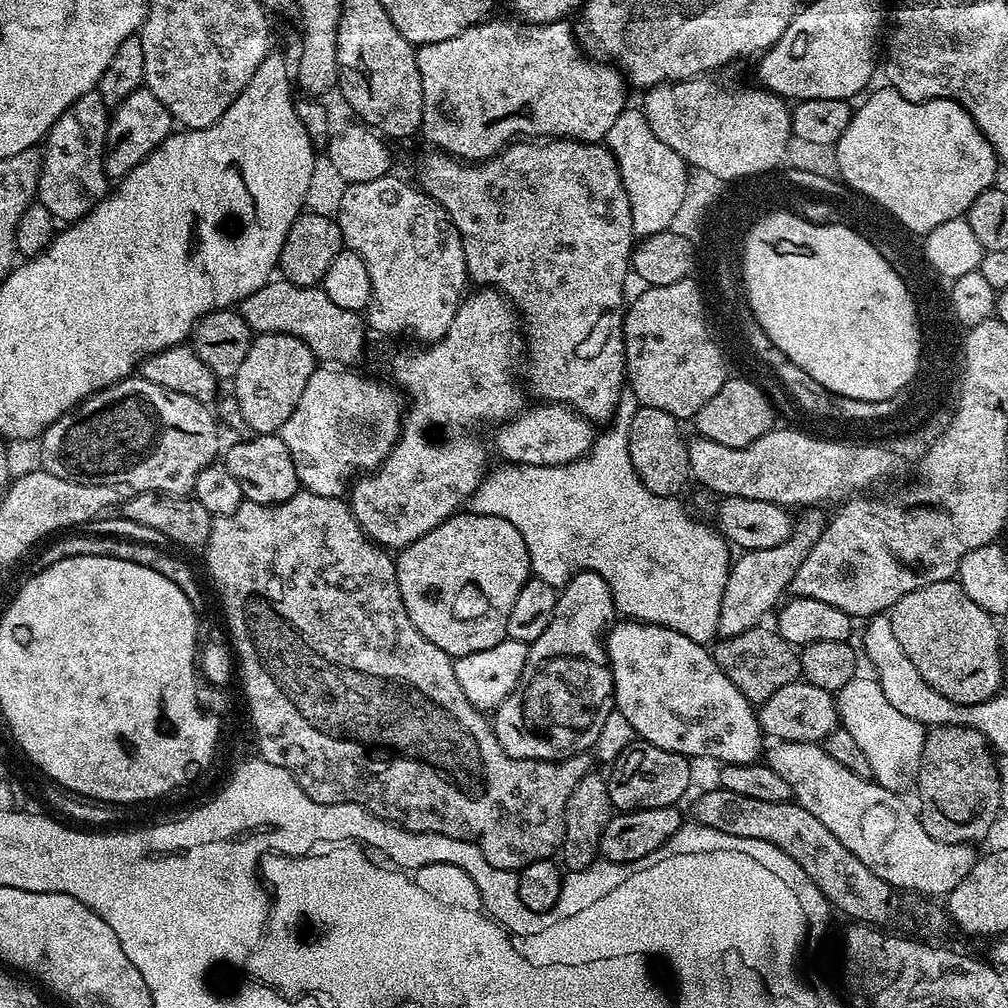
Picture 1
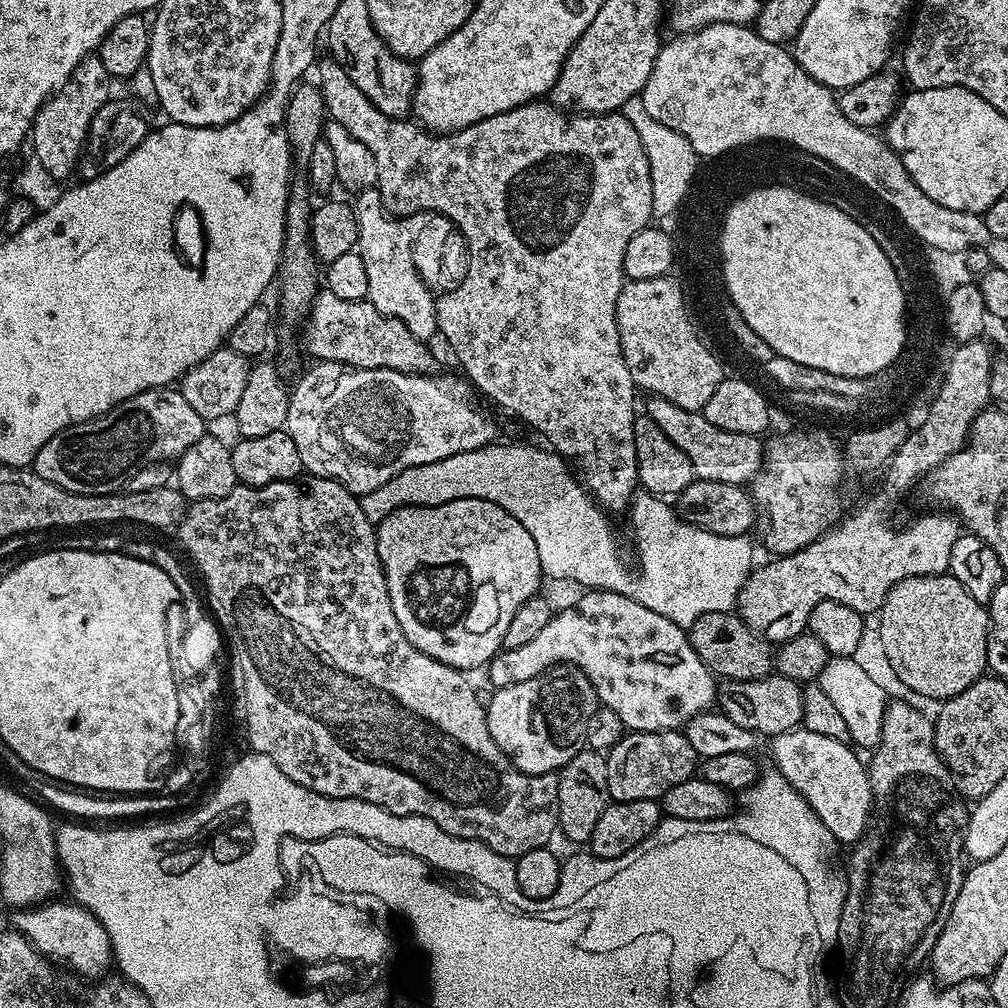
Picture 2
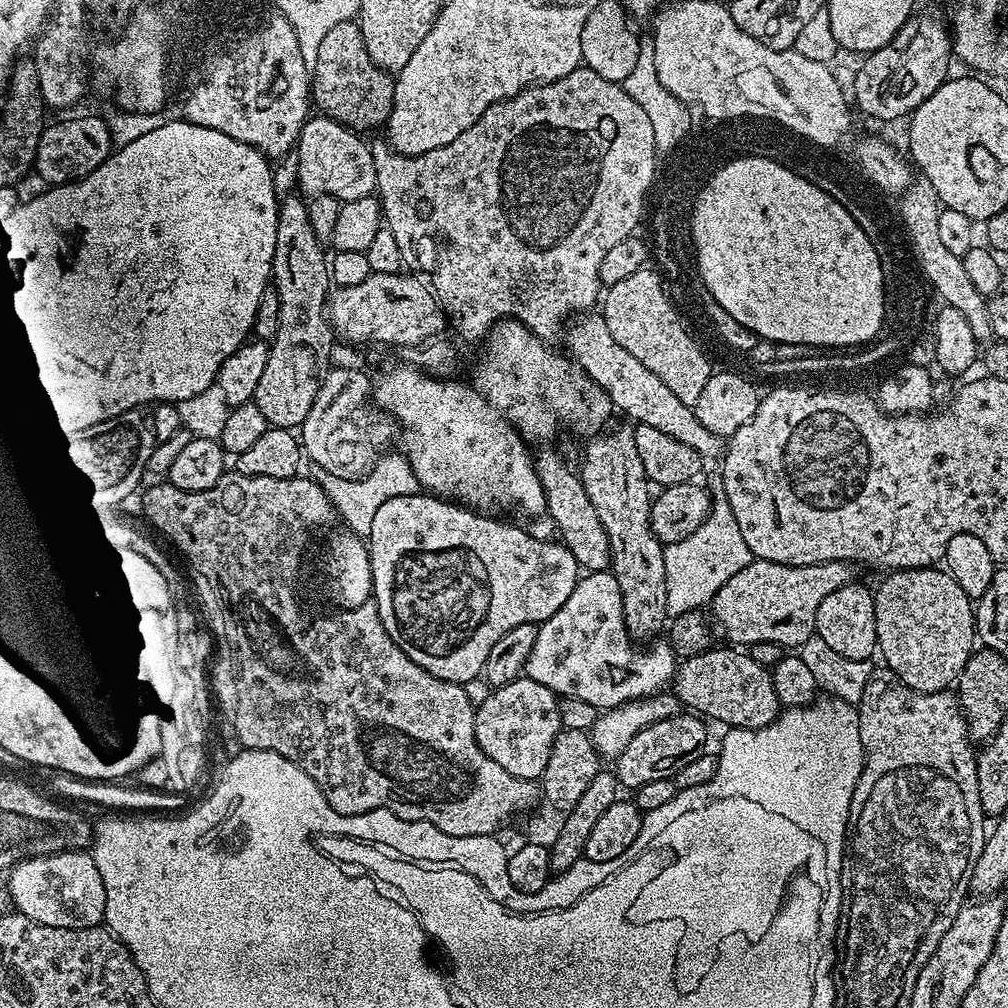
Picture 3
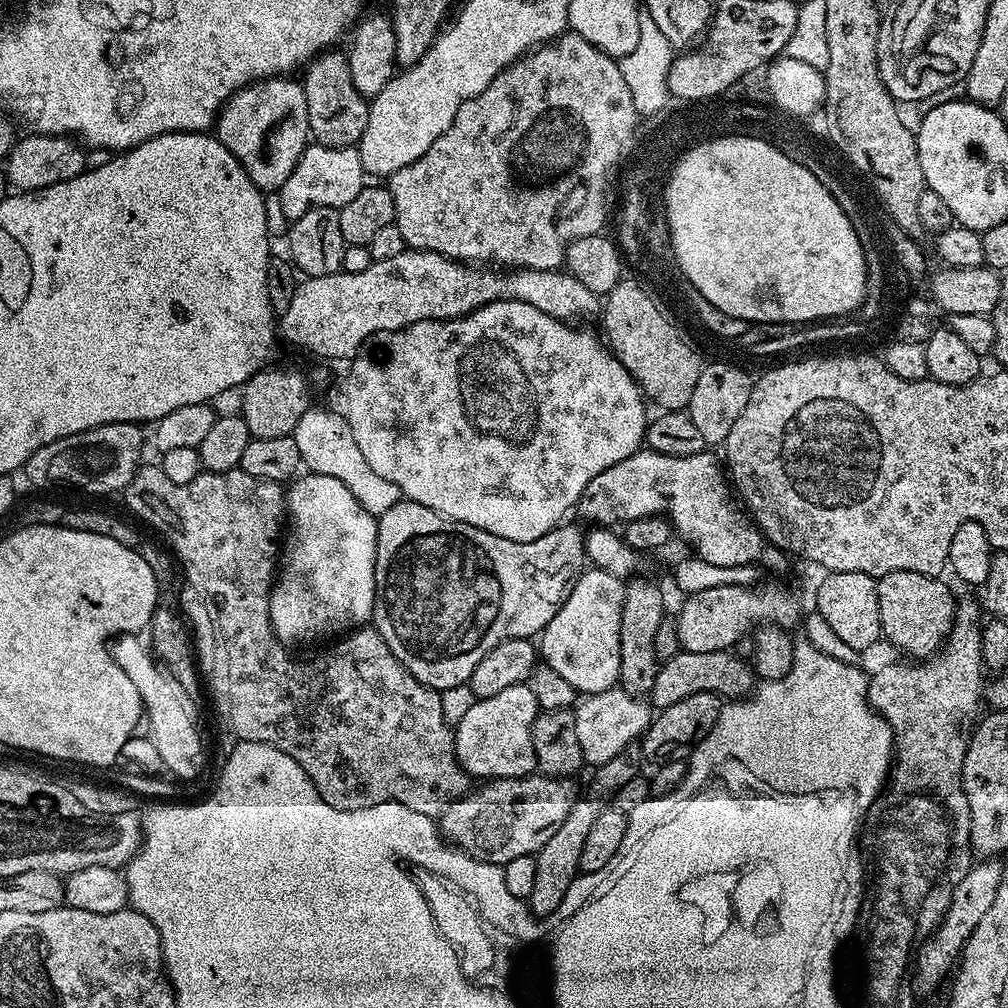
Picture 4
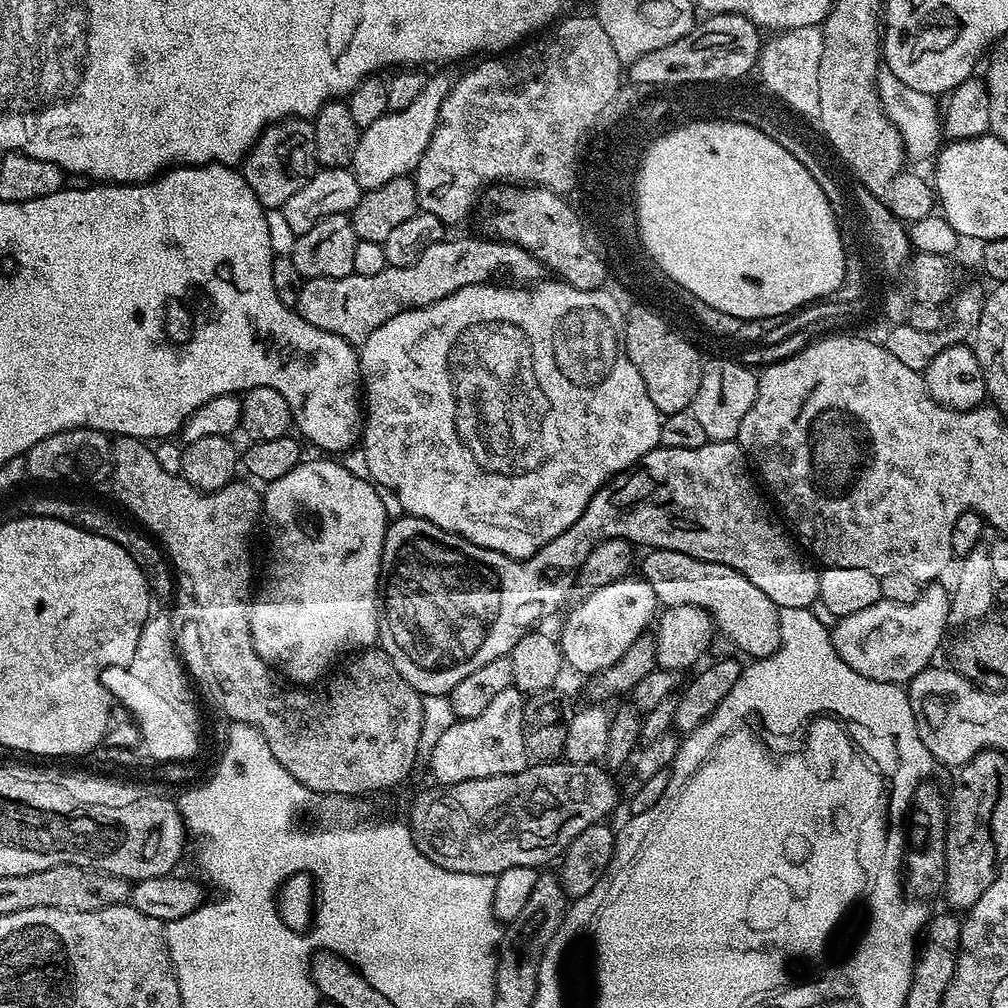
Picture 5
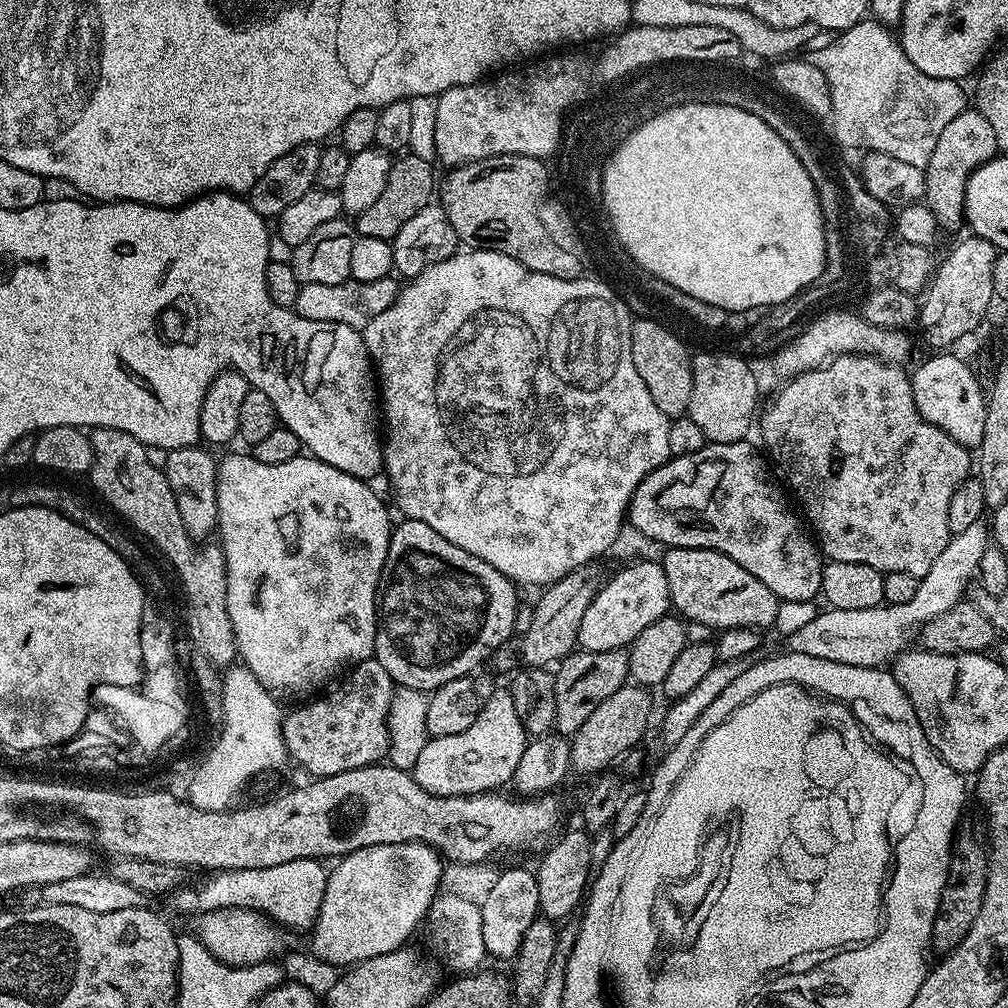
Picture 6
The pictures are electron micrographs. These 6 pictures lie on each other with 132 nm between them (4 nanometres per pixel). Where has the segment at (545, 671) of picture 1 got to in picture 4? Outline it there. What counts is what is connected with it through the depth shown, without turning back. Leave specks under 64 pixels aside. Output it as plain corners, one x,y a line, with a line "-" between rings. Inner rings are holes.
527,683
509,686
494,694
494,698
476,700
462,720
454,725
456,757
469,777
503,778
530,776
537,771
532,723
538,709
531,687

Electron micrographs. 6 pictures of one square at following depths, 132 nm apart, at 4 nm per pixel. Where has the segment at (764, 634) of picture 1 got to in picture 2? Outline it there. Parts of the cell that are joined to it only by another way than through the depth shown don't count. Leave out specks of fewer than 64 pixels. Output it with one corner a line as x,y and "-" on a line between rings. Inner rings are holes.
735,611
702,614
702,618
698,618
698,622
694,622
686,631
690,646
694,646
694,654
698,654
698,658
702,658
702,662
717,677
729,681
757,680
773,675
773,645
754,634
754,630
750,630
750,626
746,626

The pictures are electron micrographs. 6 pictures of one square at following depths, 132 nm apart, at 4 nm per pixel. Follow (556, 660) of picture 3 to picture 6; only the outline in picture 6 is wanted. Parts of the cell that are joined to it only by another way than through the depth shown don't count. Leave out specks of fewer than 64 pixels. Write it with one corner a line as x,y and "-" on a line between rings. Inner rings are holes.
640,560
629,568
624,568
612,581
605,583
600,592
590,602
578,630
577,645
586,652
605,652
615,648
627,649
632,641
658,618
669,615
670,586
666,586
663,563

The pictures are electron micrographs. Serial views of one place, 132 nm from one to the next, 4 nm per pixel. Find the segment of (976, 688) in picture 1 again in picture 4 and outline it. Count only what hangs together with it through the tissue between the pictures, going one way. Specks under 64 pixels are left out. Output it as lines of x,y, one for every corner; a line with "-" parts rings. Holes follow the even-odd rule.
891,572
879,577
878,586
878,614
880,615
880,630
883,639
889,640
896,648
901,648
908,658
927,658
935,656
948,635
952,633
952,625
956,623
957,597
952,597
952,592
943,584
943,579
917,572

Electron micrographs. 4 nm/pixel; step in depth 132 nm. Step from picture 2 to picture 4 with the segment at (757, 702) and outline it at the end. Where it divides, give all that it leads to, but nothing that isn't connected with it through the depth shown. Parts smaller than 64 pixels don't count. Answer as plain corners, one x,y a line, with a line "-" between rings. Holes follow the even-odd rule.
682,650
674,654
674,658
661,663
654,678
650,704
653,709
659,710
666,706
674,706
674,702
682,702
682,698
690,698
690,694
703,692
715,692
721,698
743,698
753,691
752,680
754,681
753,669
731,651
694,654

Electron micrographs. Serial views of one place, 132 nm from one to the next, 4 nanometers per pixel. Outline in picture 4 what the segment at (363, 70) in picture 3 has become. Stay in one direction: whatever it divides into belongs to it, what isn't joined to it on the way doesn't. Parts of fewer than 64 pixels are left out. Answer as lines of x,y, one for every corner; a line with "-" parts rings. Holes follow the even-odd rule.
321,51
303,69
302,83
306,94
308,130
315,143
322,146
351,148
359,145
362,130
366,130
369,101
362,94
358,94
358,90
354,90
347,55
343,51
336,51

